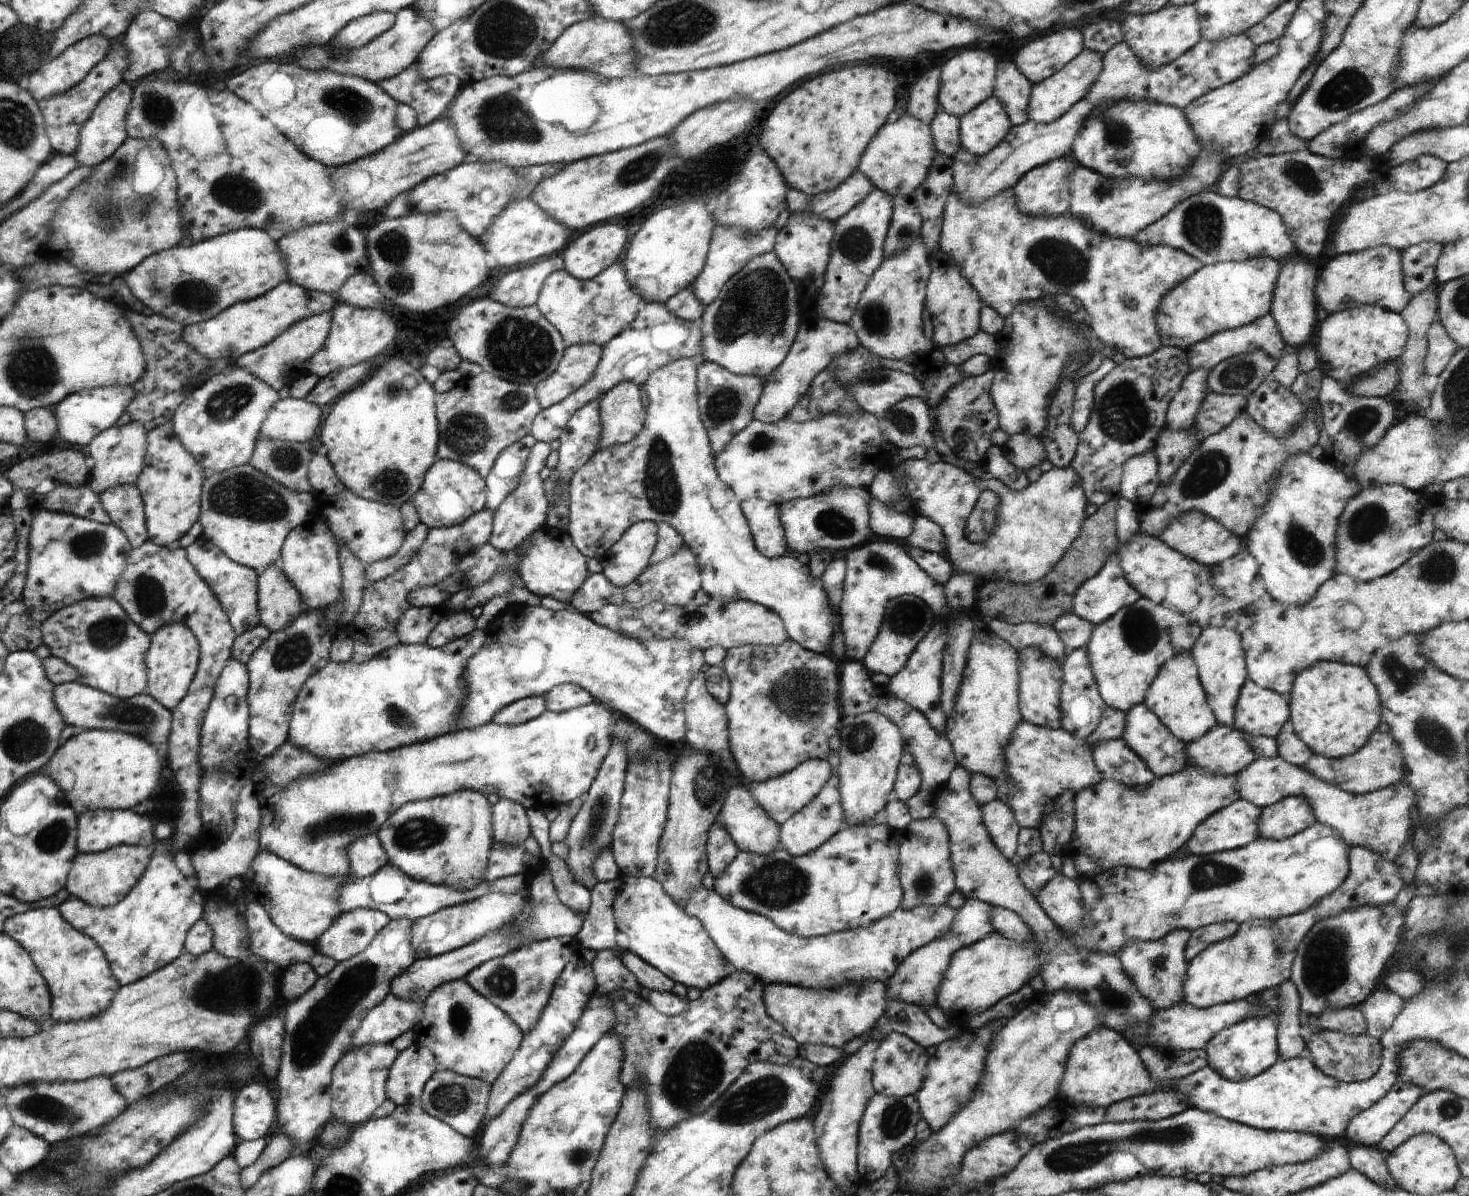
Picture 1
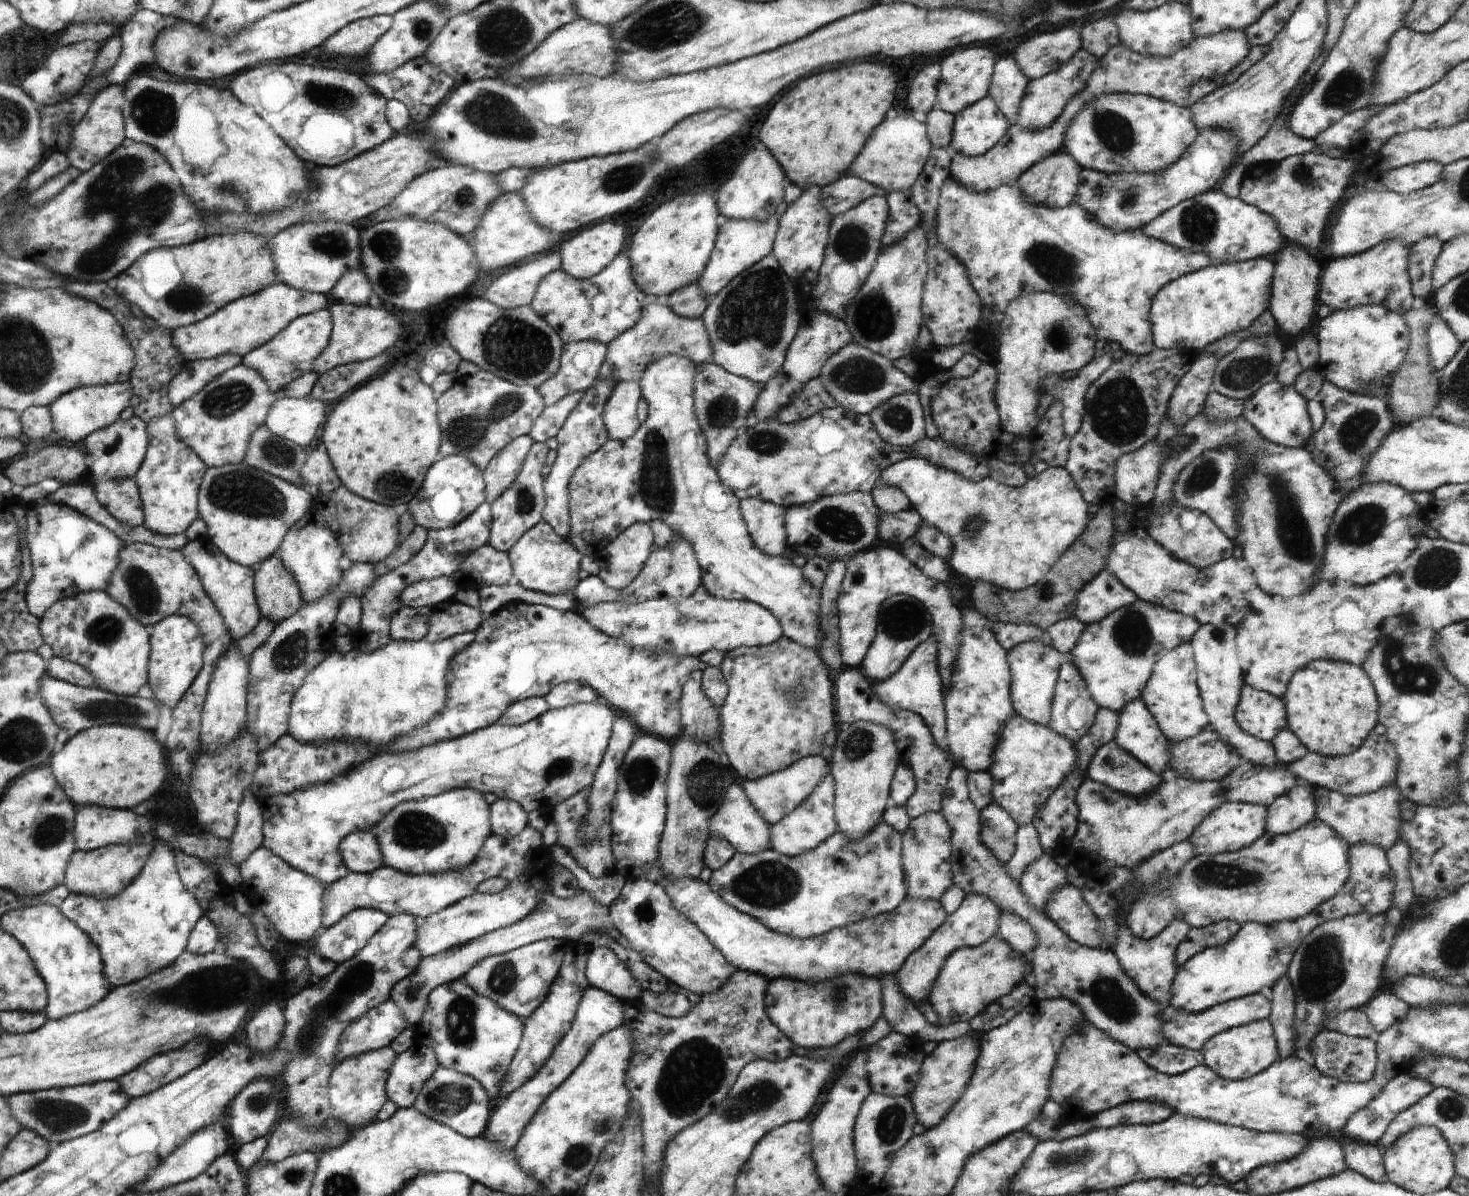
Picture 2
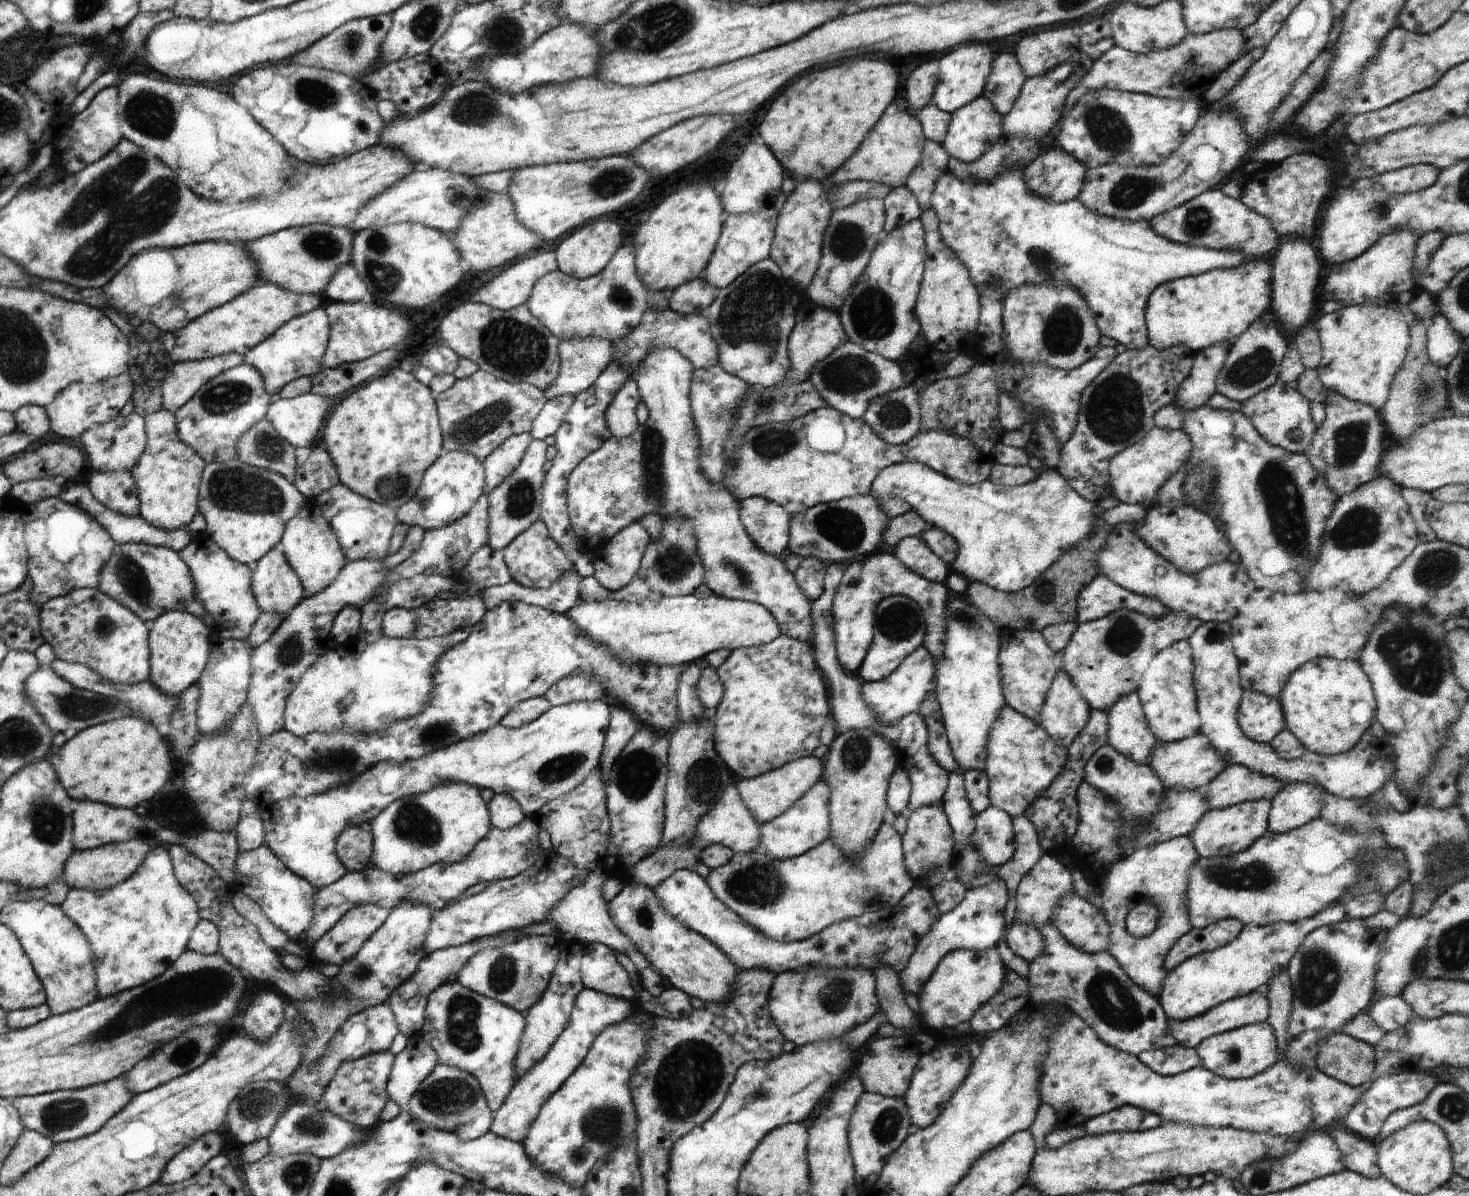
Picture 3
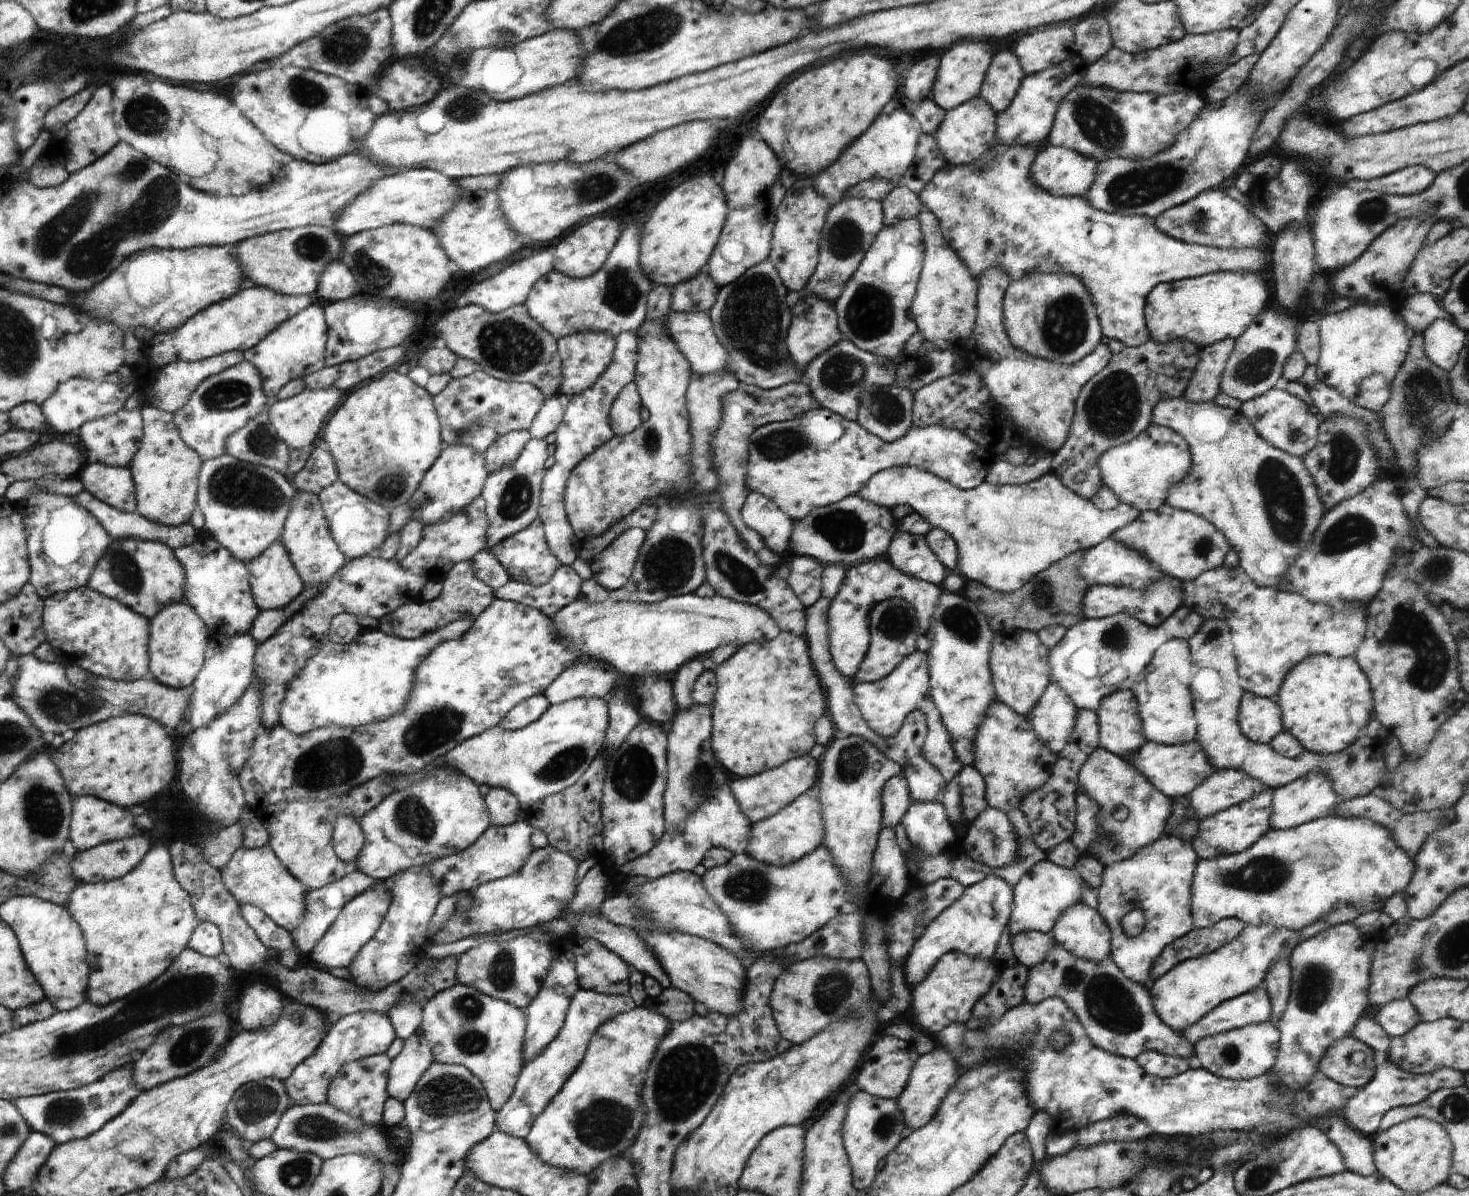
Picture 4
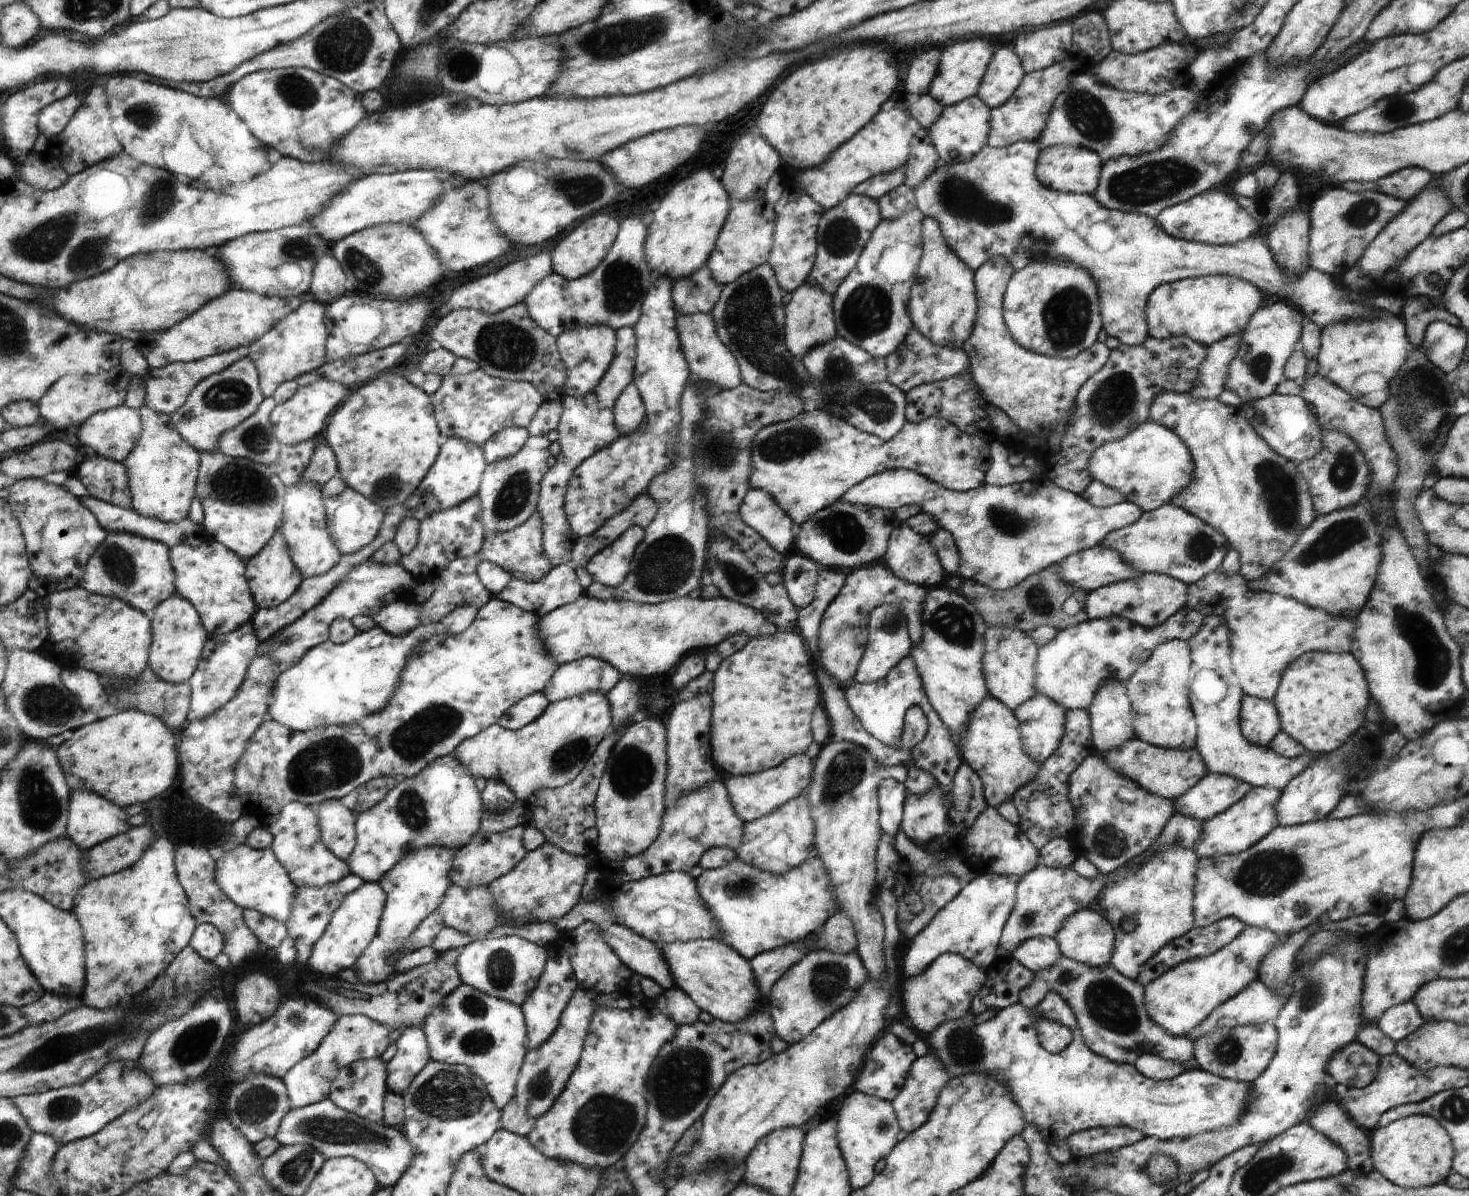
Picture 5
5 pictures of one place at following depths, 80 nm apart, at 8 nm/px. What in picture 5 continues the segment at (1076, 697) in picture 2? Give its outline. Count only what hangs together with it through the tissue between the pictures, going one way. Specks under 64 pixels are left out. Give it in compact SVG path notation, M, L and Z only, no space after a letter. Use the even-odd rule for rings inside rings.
M1038 695L1013 709L1022 746L1038 764L1047 760L1058 748L1060 738L1064 736L1064 712L1066 709L1048 696Z

